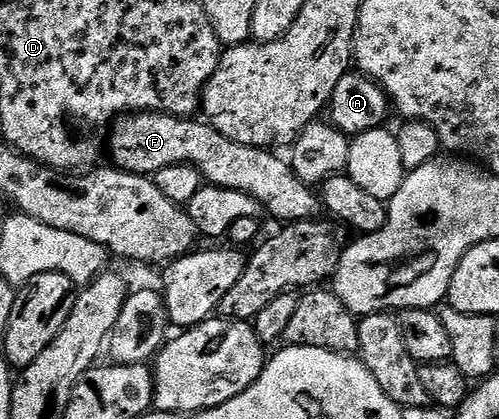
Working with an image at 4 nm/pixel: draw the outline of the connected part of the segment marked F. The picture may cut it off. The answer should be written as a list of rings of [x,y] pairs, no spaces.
[[[148,111],[116,118],[108,130],[112,164],[124,173],[138,173],[140,177],[163,171],[163,167],[190,165],[201,172],[208,184],[251,195],[251,199],[255,199],[264,212],[266,209],[275,220],[281,221],[277,223],[307,221],[318,216],[318,194],[301,182],[286,158],[284,161],[281,155],[268,149],[235,143],[224,137],[211,123],[197,120]]]

